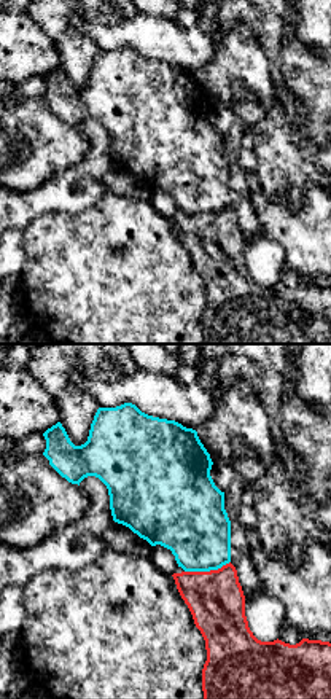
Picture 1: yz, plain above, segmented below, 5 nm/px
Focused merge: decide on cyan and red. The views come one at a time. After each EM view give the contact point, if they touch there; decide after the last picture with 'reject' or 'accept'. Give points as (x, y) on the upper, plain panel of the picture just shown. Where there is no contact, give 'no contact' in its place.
contact (207, 214)

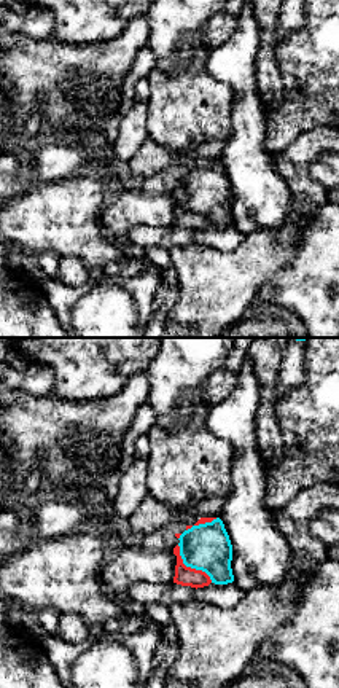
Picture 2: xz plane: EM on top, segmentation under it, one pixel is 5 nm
contact (190, 209)

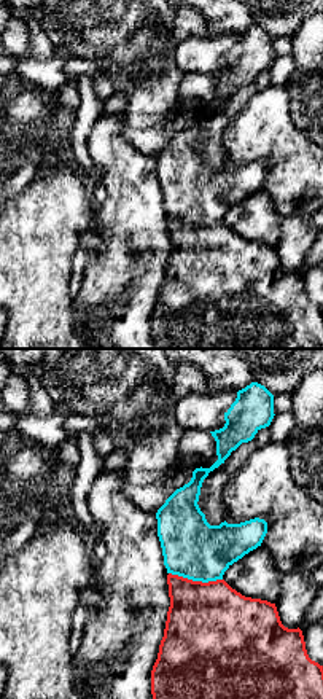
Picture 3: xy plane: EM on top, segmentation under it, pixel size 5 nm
contact (196, 223)

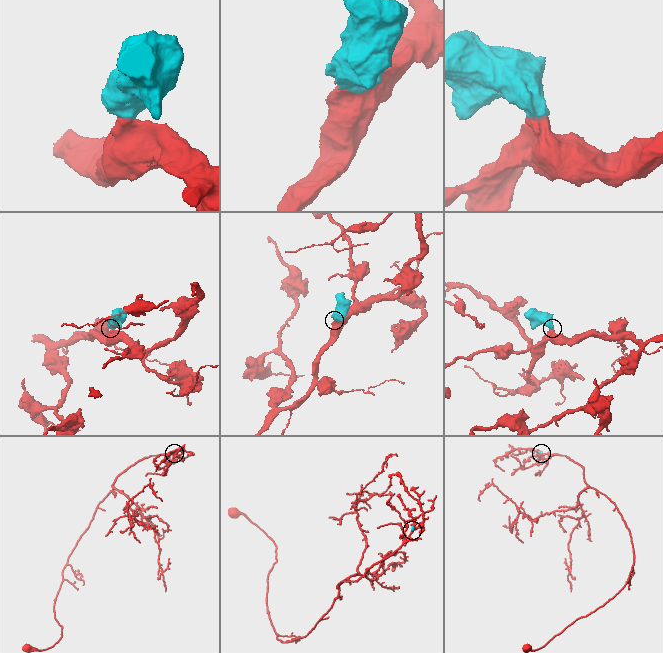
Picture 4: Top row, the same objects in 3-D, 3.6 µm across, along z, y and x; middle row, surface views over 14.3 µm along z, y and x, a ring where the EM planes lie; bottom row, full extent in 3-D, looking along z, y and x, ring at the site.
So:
reject

